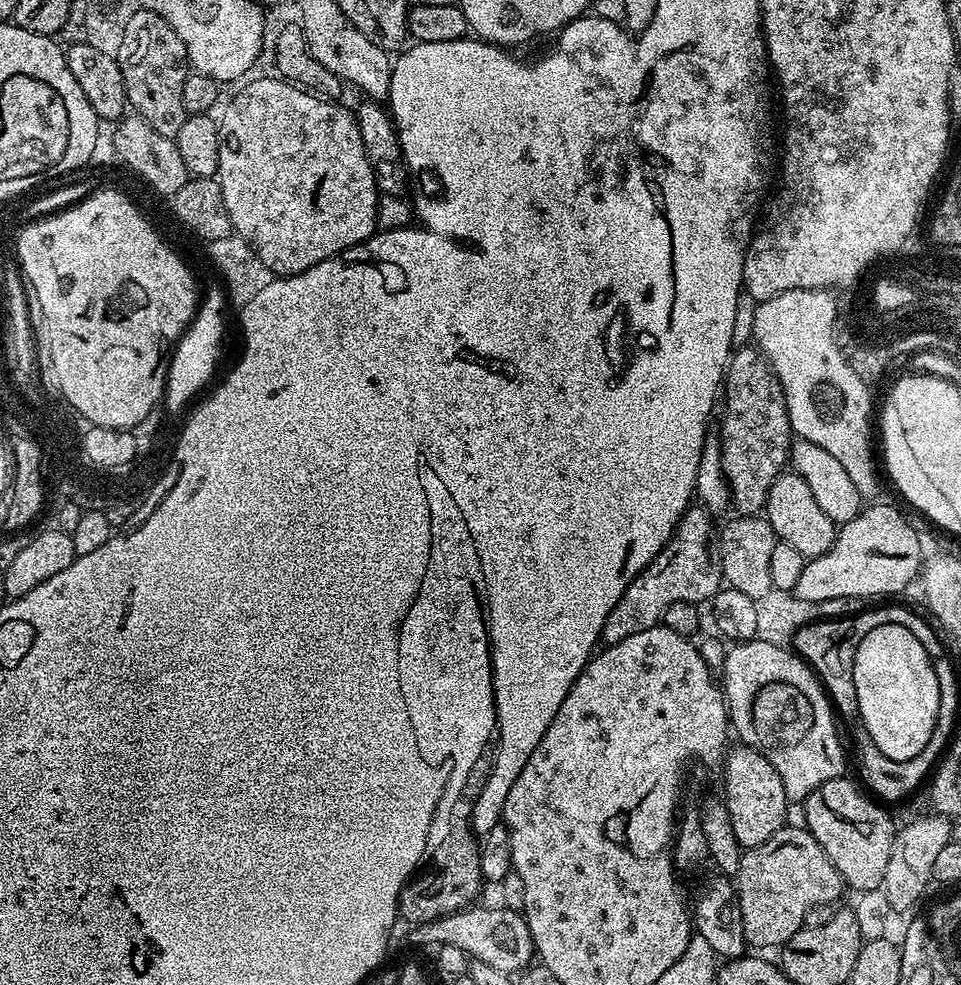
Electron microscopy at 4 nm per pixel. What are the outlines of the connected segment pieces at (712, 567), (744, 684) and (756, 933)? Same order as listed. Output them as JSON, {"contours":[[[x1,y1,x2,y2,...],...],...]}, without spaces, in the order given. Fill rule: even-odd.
{"contours":[[[689,506,682,514,678,526,672,531,668,544,655,558,640,570,640,575,624,588,618,606,610,610,602,625,602,640,605,645,622,642,638,630,650,630,663,621,668,606,674,602,688,602,697,606,711,601,722,587,720,561,714,547,714,528,707,508]],[[757,638,733,643,731,647,724,656,724,680,722,679,728,719,735,735,736,732,740,735,739,743,760,751,768,759,770,766,778,770,778,778,782,778,788,801,803,802,824,782,843,777,846,772,844,748,840,745,840,736,836,733,835,722,832,721,834,708,812,669,795,651]],[[787,826,741,855,734,887,744,919,745,941,751,947,753,944,756,948,773,950,779,949,799,928,805,927,809,919,808,907,832,904,846,892,843,878,808,829]]]}

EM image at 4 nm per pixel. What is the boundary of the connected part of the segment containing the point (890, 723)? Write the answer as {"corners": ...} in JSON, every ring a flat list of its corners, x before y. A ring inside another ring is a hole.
{"corners":[[883,624,870,630,856,647,854,658,854,688,857,690,857,710,863,731,870,734,874,746,891,760,907,761,925,751,936,732,936,719,942,715,938,702,938,678,932,657,922,650,921,642,906,630,906,626]]}

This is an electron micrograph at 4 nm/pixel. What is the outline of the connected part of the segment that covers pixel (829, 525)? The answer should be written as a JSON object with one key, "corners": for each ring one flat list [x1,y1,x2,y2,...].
{"corners":[[785,470,780,473,779,478,770,486,762,512,770,522,777,541,794,546,794,550,806,558,826,554,826,550,830,550,836,540,837,525,818,506,810,487,796,471]]}

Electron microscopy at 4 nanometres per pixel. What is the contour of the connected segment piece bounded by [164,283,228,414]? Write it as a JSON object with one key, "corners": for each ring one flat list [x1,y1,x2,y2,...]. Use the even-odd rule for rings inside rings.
{"corners":[[219,283,217,284,212,285,205,296,203,293,191,323,172,353,164,395,164,406,169,413,177,414,184,409,188,396,197,397,202,392,200,390,209,382,220,360,224,346,225,314,228,306,225,291]]}

